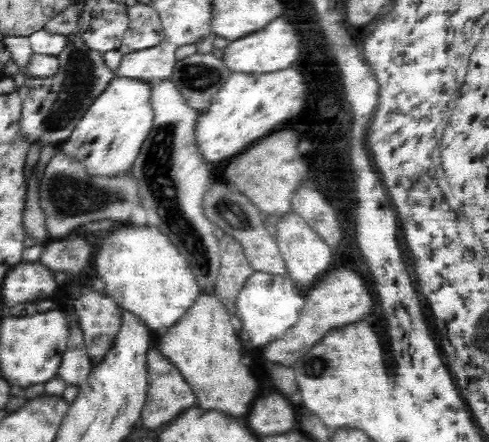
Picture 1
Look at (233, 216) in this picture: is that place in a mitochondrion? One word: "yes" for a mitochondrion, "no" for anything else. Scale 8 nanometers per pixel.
yes

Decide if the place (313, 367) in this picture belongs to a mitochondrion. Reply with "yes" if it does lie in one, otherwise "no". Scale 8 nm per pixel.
yes

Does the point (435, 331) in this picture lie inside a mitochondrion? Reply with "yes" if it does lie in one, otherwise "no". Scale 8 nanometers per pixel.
no

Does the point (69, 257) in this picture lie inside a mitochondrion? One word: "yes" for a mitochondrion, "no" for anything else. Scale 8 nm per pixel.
no

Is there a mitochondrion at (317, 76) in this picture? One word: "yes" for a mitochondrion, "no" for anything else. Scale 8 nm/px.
no

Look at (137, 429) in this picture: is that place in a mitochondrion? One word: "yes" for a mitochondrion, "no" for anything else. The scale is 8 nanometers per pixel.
no

